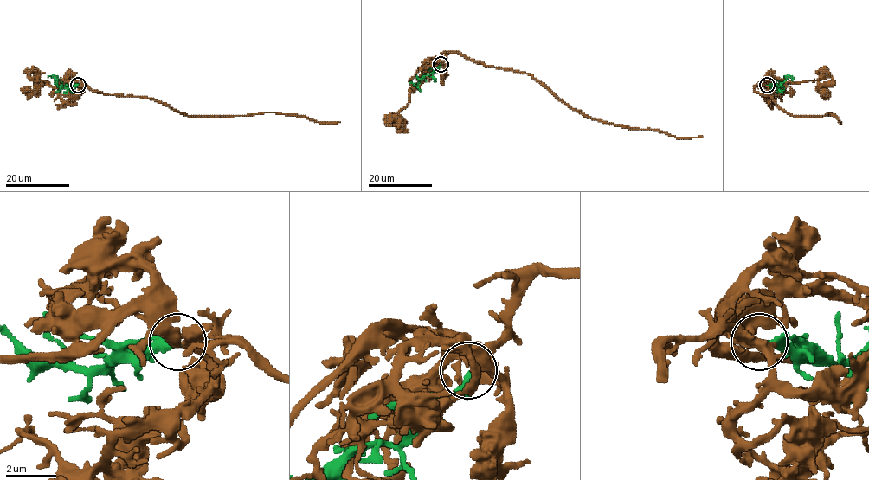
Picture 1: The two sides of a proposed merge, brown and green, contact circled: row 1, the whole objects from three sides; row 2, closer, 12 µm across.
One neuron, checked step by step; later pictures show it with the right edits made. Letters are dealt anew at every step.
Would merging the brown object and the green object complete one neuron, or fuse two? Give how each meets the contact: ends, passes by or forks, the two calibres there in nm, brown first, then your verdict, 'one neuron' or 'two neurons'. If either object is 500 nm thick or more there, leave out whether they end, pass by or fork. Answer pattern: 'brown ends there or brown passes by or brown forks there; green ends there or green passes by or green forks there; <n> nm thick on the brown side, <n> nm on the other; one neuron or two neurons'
brown forks there; green ends there; 320 nm thick on the brown side, 300 nm on the other; one neuron

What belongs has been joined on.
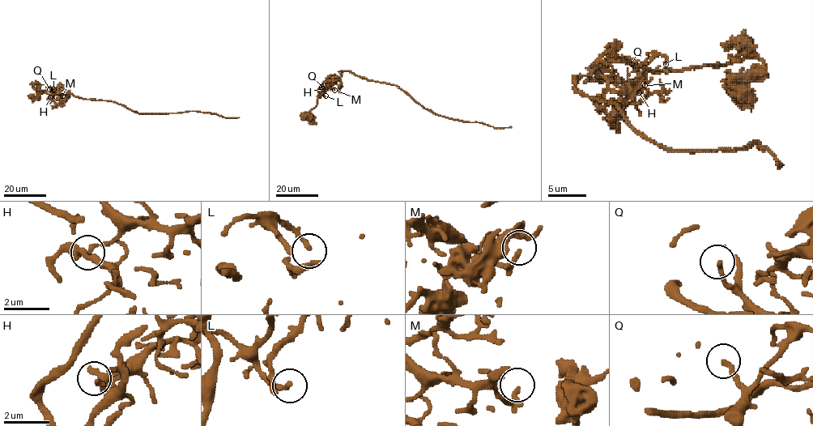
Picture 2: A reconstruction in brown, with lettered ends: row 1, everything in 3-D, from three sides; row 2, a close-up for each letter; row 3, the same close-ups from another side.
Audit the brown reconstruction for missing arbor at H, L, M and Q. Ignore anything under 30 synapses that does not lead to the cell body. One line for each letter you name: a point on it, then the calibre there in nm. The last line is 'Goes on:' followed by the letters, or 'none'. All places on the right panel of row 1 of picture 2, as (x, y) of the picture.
Goes on: none

